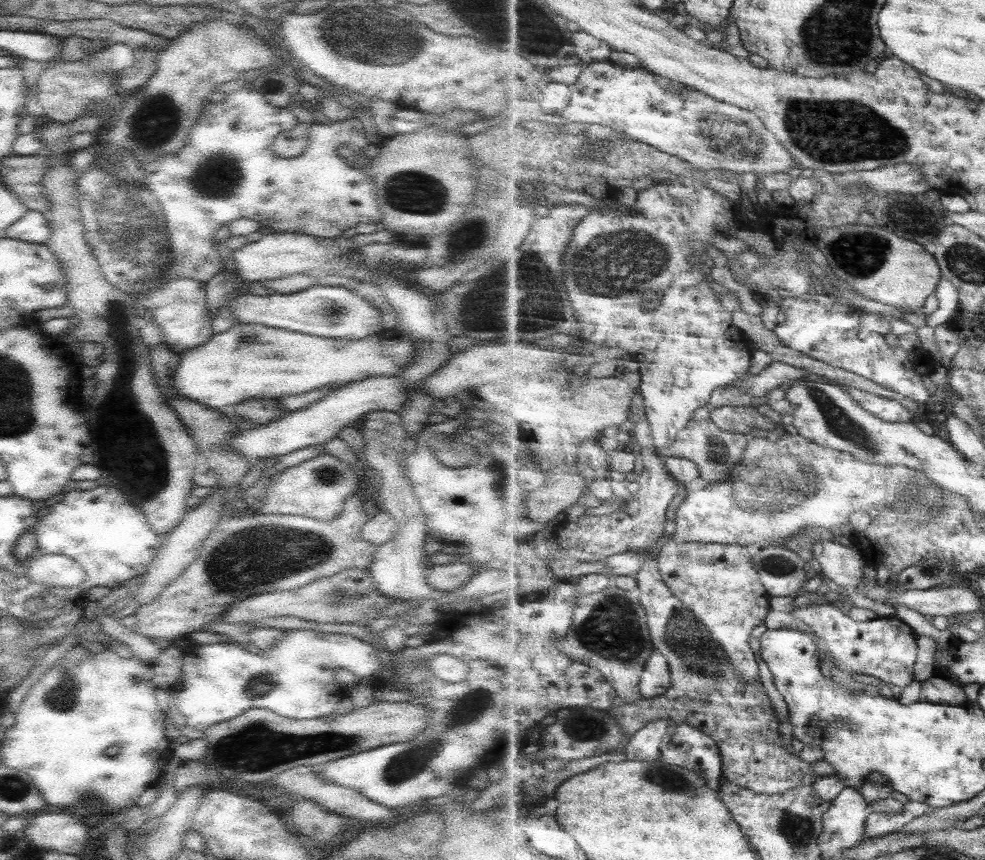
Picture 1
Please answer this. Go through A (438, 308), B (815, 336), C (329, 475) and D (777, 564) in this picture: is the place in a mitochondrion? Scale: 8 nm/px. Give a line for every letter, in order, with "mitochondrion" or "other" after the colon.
A: other
B: other
C: mitochondrion
D: mitochondrion

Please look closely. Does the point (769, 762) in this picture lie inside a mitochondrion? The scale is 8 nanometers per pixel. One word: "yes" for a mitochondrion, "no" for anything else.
no

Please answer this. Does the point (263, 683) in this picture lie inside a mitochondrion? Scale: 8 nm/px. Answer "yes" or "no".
yes

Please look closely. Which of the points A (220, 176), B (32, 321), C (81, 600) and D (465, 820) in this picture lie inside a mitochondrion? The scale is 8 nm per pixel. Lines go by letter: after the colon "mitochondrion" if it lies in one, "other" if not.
A: mitochondrion
B: other
C: other
D: other

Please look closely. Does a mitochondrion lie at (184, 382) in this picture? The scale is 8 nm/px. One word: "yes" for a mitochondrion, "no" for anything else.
no

